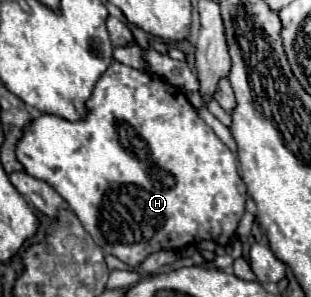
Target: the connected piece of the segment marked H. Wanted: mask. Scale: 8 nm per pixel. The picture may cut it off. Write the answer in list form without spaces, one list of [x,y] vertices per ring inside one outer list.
[[[112,63],[102,73],[102,77],[94,85],[94,91],[92,91],[90,99],[86,101],[86,115],[80,117],[78,121],[68,121],[64,117],[50,115],[50,113],[42,113],[42,115],[34,117],[24,127],[22,137],[16,143],[16,157],[18,157],[18,161],[24,165],[24,169],[30,175],[50,183],[66,199],[66,203],[78,215],[78,219],[84,225],[84,229],[90,233],[94,243],[98,243],[98,247],[102,247],[104,253],[118,257],[120,261],[124,261],[130,267],[134,267],[140,261],[144,261],[144,257],[148,253],[154,253],[154,251],[160,251],[160,249],[180,249],[180,247],[186,247],[190,243],[200,243],[204,239],[212,239],[218,245],[228,245],[234,239],[236,227],[238,227],[238,223],[240,223],[240,219],[244,215],[246,185],[238,175],[236,155],[196,115],[194,107],[188,103],[188,99],[184,97],[184,93],[178,87],[174,87],[174,85],[170,85],[166,81],[160,81],[158,75],[152,75],[152,73],[142,71],[142,69],[132,69],[132,67],[122,65],[122,63]]]

